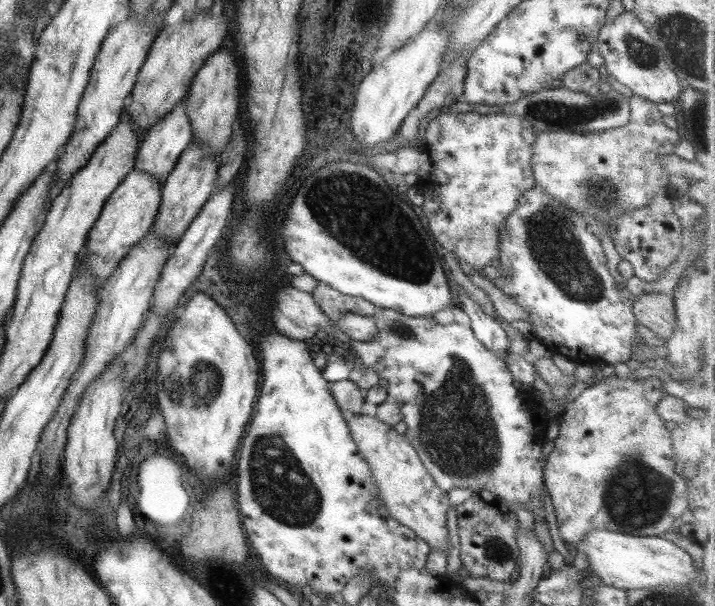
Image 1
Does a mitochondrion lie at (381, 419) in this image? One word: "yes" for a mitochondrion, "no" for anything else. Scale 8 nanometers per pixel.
no

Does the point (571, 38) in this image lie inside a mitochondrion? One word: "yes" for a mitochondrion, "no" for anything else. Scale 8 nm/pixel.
no

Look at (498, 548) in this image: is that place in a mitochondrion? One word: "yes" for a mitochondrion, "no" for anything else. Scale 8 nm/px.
yes

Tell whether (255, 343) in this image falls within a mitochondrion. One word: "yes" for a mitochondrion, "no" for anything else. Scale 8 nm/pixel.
no

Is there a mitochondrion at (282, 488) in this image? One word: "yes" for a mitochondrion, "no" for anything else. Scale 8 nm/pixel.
yes

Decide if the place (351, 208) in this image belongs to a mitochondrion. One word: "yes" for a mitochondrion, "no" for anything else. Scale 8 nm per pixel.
yes

